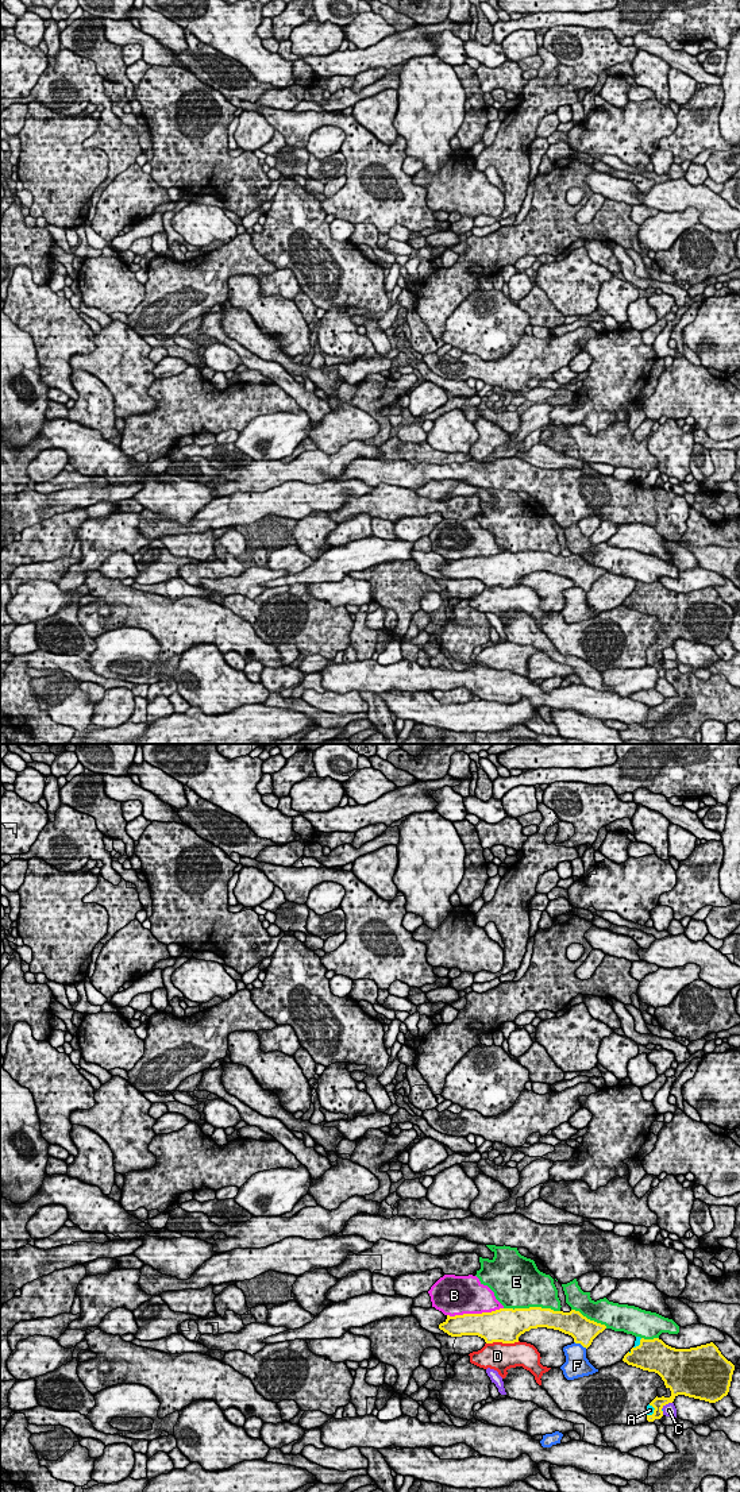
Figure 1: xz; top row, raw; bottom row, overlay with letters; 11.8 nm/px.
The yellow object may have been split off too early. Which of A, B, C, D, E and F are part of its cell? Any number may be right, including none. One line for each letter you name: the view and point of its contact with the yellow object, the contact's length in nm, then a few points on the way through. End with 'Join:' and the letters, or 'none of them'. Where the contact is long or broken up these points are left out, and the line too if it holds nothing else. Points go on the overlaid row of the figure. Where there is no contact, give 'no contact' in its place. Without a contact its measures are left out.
A: meets yellow in xz at (654, 1410); contact 150 nm long
Join: A

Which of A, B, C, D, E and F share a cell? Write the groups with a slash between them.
A / B / C / D / E / F

